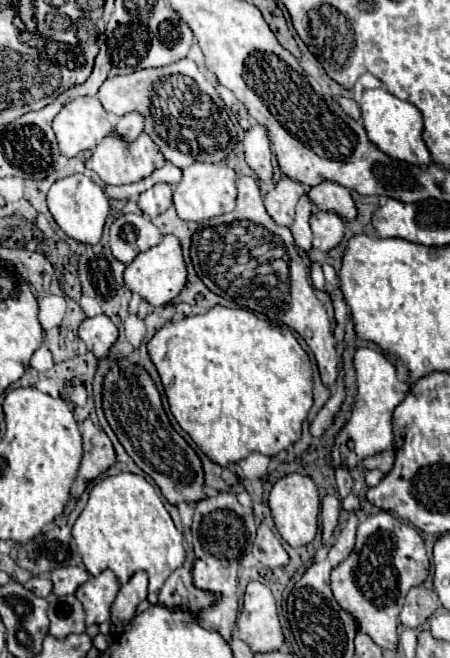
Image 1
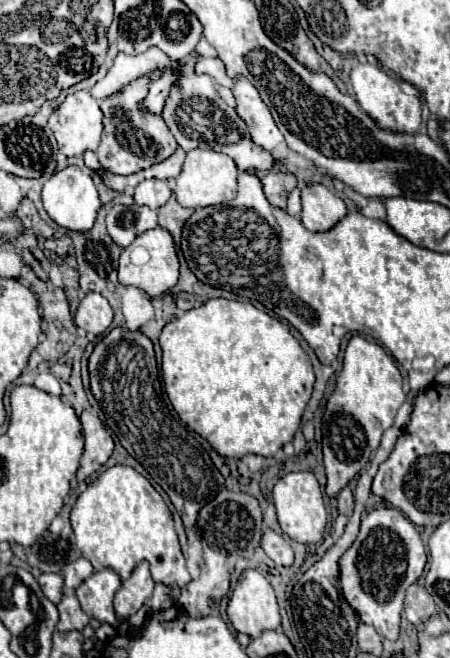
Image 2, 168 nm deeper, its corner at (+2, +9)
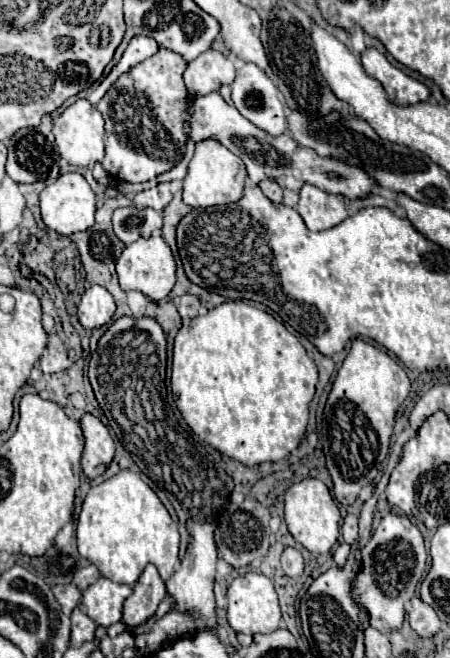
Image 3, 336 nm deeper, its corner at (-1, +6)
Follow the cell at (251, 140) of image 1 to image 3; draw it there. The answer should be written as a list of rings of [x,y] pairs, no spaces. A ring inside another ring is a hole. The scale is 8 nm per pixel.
[[[244,63],[238,65],[236,71],[236,79],[232,83],[232,101],[234,107],[248,119],[252,121],[256,127],[264,129],[268,135],[282,135],[286,133],[286,117],[284,117],[284,103],[280,99],[280,93],[276,89],[276,85],[272,83],[272,79],[258,69],[254,63]]]

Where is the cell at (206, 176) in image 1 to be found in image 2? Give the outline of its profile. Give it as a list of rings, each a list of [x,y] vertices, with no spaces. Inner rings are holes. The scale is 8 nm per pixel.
[[[195,148],[195,150],[187,152],[187,160],[183,164],[183,170],[177,176],[175,196],[177,196],[179,204],[185,208],[217,206],[223,202],[231,202],[237,194],[237,174],[239,174],[239,170],[227,154]]]

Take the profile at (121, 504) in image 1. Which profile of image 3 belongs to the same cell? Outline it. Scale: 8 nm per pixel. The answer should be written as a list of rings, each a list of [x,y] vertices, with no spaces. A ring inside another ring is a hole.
[[[122,469],[120,473],[116,473],[114,477],[106,479],[104,483],[100,483],[96,487],[90,487],[90,491],[88,491],[88,495],[86,495],[84,503],[82,503],[76,537],[80,555],[84,559],[88,559],[90,563],[94,563],[98,567],[98,571],[106,579],[112,579],[116,583],[134,585],[148,563],[156,565],[160,577],[164,581],[168,581],[170,575],[180,565],[180,534],[176,523],[172,521],[168,509],[162,505],[158,495],[140,479],[138,473],[128,471],[128,469]]]

